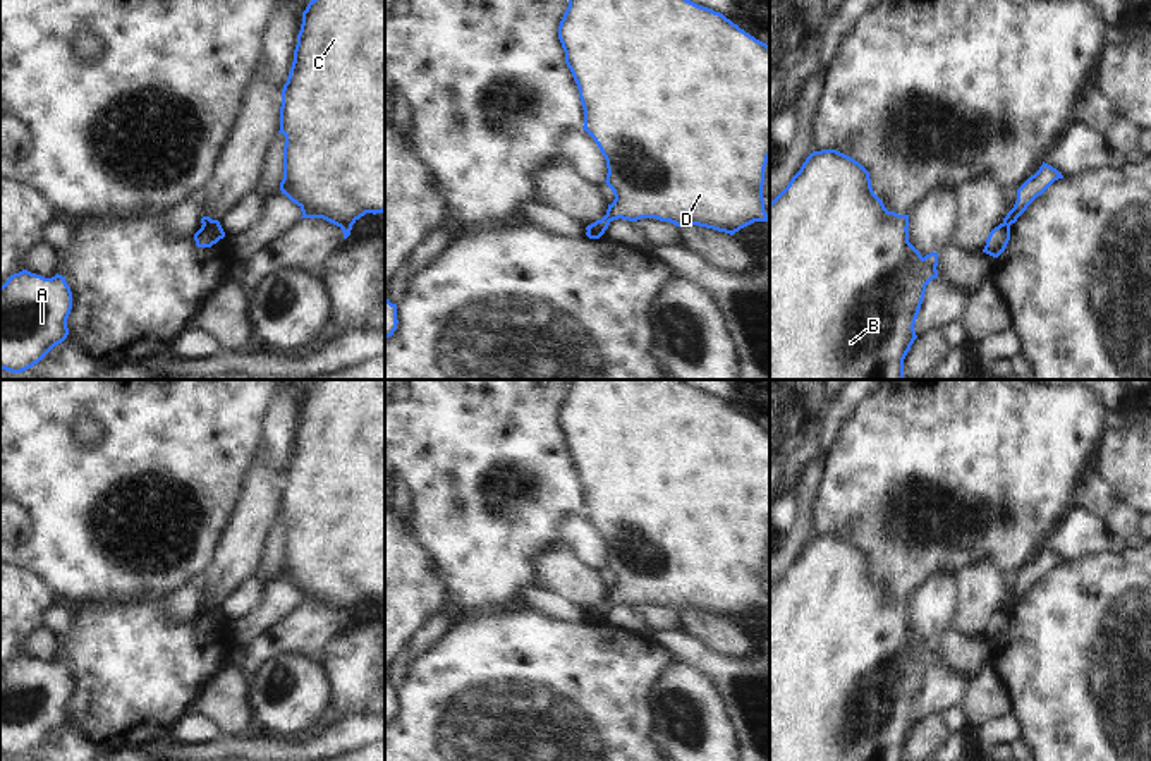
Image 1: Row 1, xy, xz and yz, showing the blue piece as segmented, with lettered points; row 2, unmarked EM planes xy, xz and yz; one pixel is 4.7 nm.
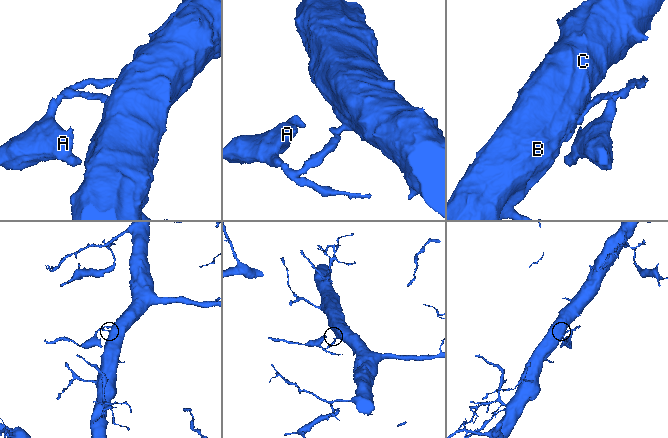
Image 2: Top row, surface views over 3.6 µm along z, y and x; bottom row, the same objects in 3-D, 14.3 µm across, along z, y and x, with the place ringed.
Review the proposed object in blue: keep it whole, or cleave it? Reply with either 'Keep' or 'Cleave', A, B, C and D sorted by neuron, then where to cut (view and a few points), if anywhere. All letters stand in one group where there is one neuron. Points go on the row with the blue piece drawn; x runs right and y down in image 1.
Cleave. Groups: A / B C D. Split along yz (1004, 222), (1009, 227).

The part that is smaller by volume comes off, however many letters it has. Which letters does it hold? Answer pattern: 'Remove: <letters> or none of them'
Remove: A

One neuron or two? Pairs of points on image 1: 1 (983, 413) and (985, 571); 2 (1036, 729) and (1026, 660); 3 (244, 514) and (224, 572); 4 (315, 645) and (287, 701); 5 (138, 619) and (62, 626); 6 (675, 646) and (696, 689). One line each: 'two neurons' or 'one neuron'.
1: two neurons
2: one neuron
3: one neuron
4: two neurons
5: two neurons
6: two neurons

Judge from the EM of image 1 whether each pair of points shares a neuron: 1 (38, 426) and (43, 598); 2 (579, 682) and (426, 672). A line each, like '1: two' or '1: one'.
1: two
2: one

